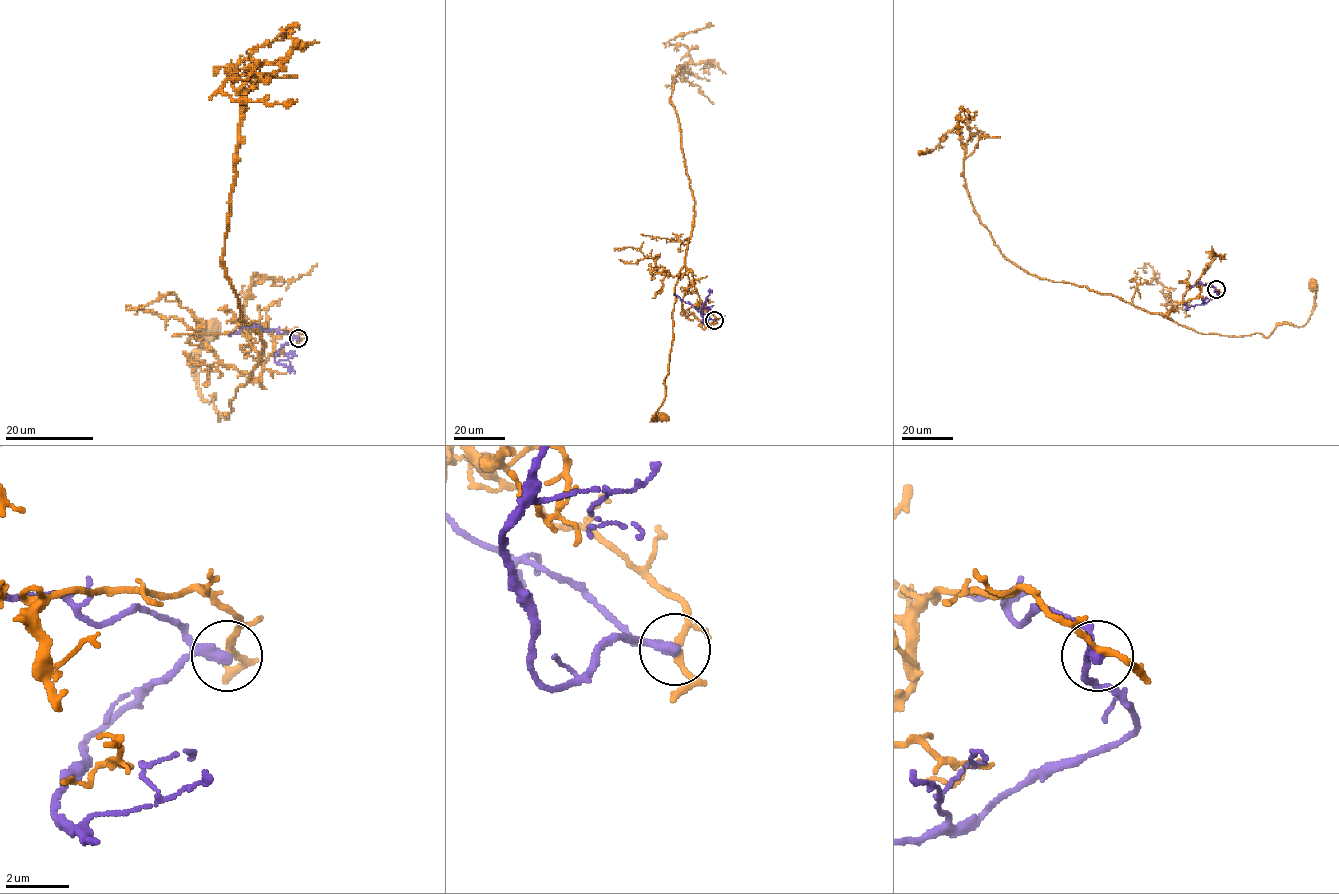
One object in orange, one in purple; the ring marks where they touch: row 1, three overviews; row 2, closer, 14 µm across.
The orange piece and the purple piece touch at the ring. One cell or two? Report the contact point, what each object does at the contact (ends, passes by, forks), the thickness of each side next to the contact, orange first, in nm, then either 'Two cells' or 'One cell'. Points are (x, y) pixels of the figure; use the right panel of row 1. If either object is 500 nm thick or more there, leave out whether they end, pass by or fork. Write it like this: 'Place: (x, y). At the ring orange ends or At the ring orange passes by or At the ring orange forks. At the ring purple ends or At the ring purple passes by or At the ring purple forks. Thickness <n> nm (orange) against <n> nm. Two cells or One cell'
Place: (1216, 289). At the ring orange passes by. At the ring purple passes by. Thickness 190 nm (orange) against 240 nm. Two cells

